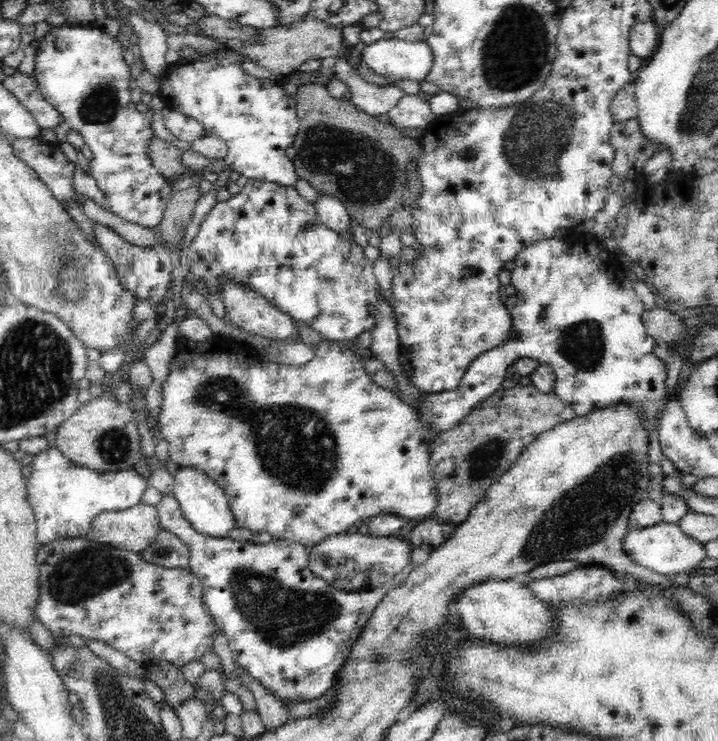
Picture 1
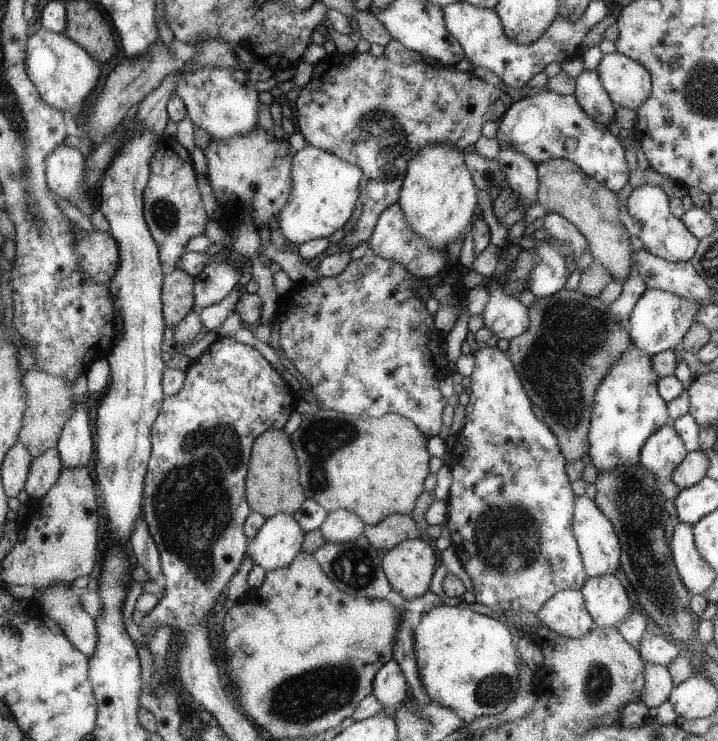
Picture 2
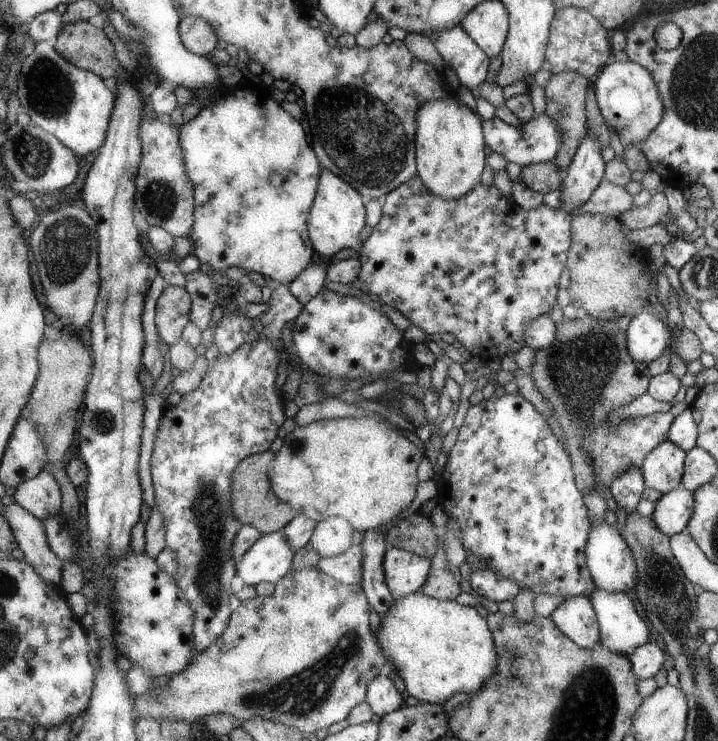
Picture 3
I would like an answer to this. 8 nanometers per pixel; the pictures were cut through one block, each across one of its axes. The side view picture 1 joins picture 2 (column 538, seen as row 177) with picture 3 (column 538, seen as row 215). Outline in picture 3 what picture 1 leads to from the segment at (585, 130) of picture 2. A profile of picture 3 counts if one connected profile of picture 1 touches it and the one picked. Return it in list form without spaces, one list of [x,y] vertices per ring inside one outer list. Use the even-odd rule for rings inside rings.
[[[546,113],[536,116],[530,122],[523,122],[522,126],[512,126],[498,116],[494,116],[492,120],[484,120],[483,126],[489,148],[504,156],[507,162],[516,162],[521,167],[553,161],[563,145],[563,131],[556,126],[555,119]]]

